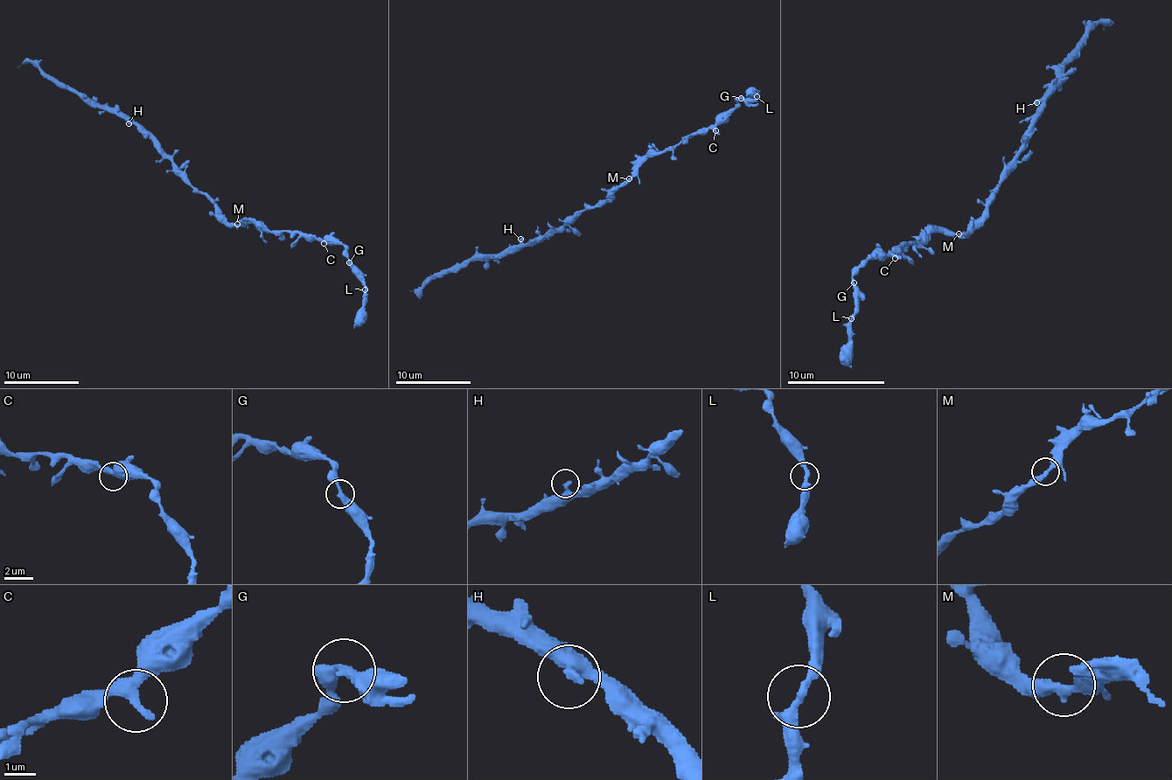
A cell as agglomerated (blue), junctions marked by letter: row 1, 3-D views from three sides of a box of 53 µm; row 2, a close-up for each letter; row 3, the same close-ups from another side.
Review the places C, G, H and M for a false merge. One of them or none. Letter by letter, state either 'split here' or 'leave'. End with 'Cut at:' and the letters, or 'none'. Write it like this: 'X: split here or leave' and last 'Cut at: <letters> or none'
C: leave
G: leave
H: leave
M: leave
Cut at: none

